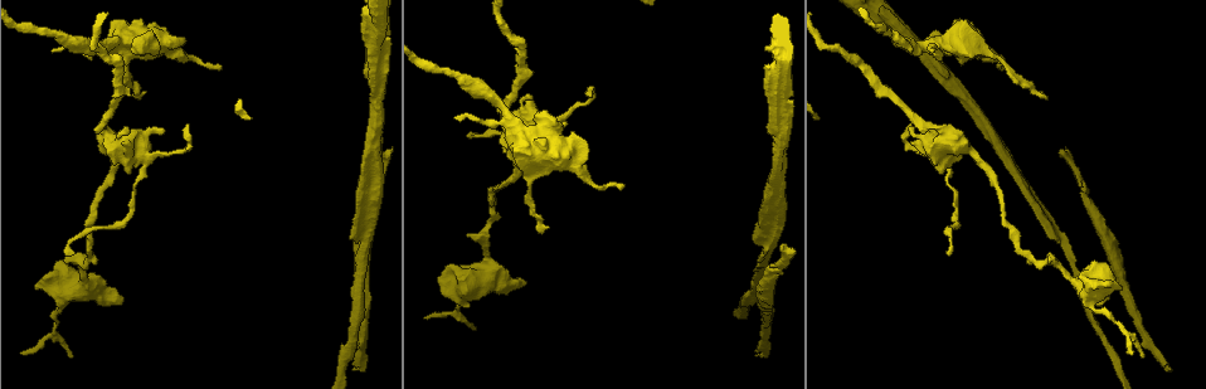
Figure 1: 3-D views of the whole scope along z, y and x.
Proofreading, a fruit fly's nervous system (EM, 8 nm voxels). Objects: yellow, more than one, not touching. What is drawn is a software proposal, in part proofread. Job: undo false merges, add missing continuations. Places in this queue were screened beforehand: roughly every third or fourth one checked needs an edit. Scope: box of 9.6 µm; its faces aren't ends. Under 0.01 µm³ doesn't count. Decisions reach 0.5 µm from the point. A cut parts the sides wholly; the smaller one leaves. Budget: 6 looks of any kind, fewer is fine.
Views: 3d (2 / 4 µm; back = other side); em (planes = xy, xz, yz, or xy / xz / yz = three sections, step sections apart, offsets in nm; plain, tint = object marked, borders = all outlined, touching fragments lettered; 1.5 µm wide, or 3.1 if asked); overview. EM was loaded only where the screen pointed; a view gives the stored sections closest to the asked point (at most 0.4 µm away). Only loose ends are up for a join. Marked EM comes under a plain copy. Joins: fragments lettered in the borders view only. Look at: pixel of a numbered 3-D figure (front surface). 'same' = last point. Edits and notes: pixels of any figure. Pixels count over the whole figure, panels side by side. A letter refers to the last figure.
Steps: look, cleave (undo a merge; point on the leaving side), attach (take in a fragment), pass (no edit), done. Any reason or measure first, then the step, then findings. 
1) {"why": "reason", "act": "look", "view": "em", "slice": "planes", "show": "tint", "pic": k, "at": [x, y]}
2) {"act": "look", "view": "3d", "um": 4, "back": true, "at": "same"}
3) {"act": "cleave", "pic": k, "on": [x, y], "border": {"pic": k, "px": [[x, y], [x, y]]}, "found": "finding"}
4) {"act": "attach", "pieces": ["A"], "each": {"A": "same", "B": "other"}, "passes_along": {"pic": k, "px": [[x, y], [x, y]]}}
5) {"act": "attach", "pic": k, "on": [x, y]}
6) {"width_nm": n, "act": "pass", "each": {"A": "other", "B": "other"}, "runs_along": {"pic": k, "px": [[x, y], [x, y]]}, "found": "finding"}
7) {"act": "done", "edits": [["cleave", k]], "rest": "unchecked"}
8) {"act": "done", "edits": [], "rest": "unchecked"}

{"why": "closes a loop", "act": "look", "view": "em", "slice": "xz", "step": 8, "show": "borders", "pic": 1, "at": [760, 218]}

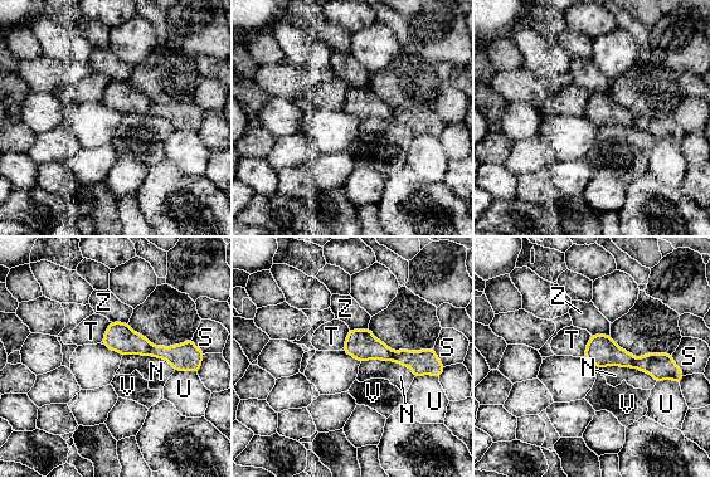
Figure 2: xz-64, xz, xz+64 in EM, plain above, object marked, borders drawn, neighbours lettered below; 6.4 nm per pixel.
{"why": "another direction", "act": "look", "view": "em", "slice": "planes", "show": "borders", "at": "same"}

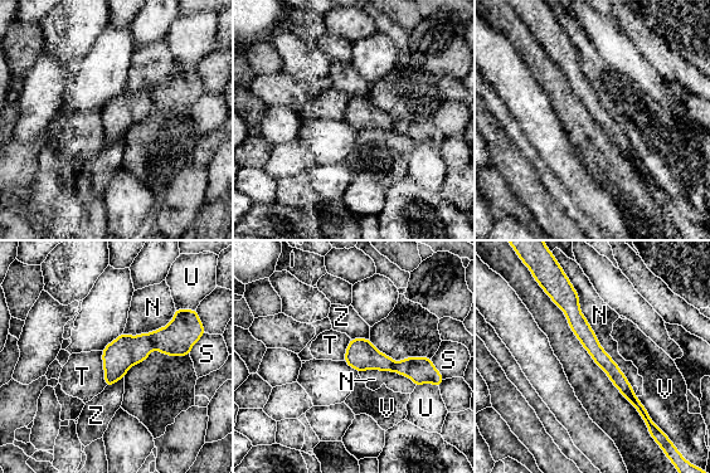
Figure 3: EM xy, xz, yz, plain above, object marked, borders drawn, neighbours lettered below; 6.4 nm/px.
{"longest_contact_nm": ["N", 750], "act": "cleave", "pic": 3, "on": [185, 328], "each": {"N": "other", "S": "other", "T": "other", "U": "other", "V": "other", "Z": "other"}, "found": "two neurons meet here"}

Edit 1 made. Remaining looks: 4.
{"why": "tapers out", "act": "look", "view": "em", "slice": "xz", "step": 8, "show": "borders", "pic": 1, "at": [1046, 96]}

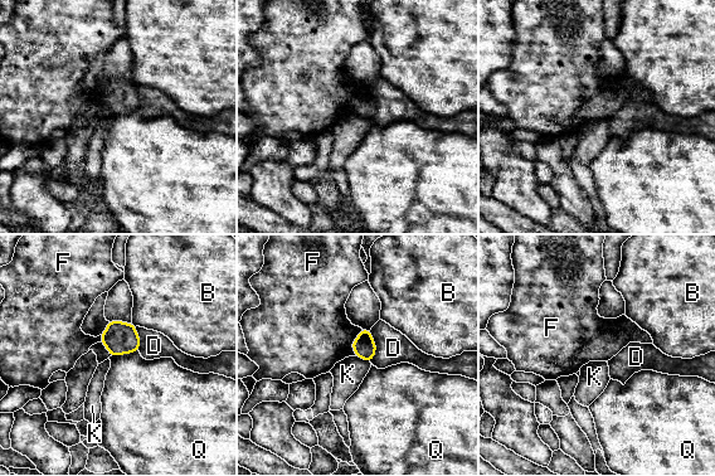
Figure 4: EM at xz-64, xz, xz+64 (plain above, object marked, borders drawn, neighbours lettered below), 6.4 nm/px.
{"act": "pass", "each": {"B": "other", "D": "other", "F": "other", "K": "other", "Q": "other"}, "border": {"pic": 4, "px": [[137, 349], [131, 353], [111, 356]]}, "found": "none of them fits"}

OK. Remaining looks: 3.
{"act": "done", "edits": [["cleave", 3]], "rest": "unchecked"}

